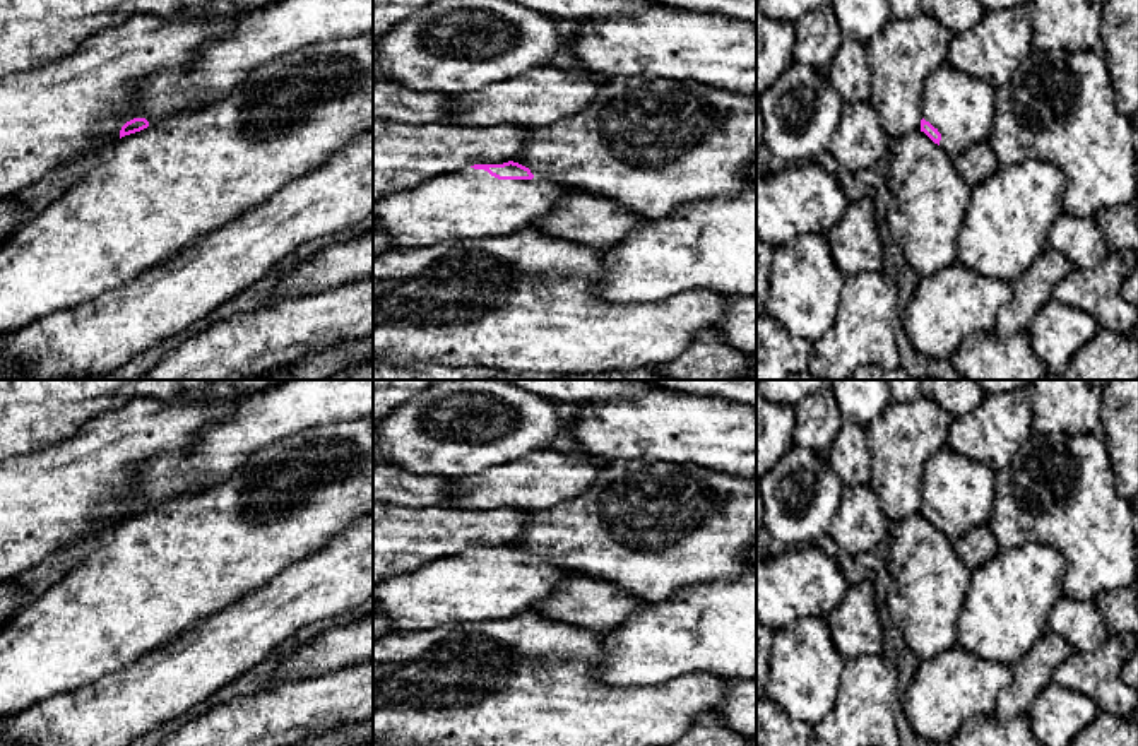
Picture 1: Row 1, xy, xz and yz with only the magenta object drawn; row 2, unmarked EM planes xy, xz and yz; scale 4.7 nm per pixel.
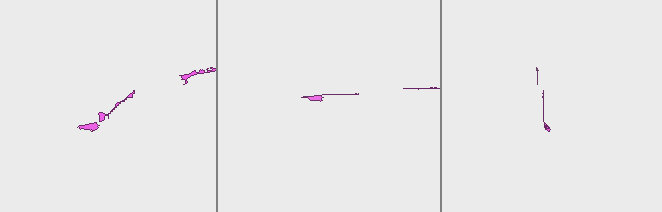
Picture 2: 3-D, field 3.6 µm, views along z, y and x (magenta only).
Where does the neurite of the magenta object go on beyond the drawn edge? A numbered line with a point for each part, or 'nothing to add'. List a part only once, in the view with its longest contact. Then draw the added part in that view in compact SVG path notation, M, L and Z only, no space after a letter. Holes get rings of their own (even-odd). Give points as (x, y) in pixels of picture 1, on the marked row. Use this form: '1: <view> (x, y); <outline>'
1: xz (464, 206); M465 168L375 200L373 217L392 234L394 248L416 250L515 234L575 193L536 176L498 180Z

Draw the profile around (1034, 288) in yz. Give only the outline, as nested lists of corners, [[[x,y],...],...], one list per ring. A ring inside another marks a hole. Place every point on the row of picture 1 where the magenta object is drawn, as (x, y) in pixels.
[[[1047,248],[1020,279],[1013,282],[1013,301],[999,311],[994,332],[1011,337],[1028,330],[1037,311],[1052,298],[1052,286],[1073,270],[1071,262]]]

